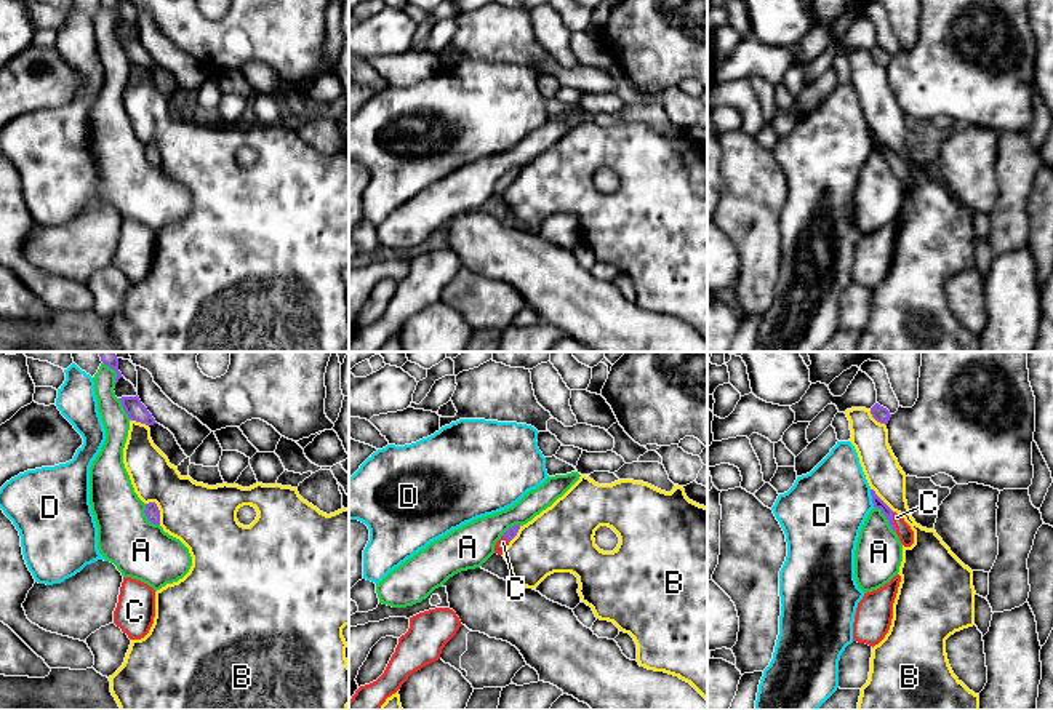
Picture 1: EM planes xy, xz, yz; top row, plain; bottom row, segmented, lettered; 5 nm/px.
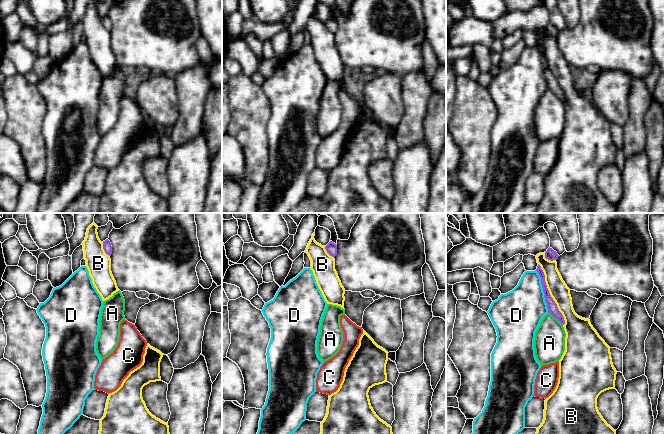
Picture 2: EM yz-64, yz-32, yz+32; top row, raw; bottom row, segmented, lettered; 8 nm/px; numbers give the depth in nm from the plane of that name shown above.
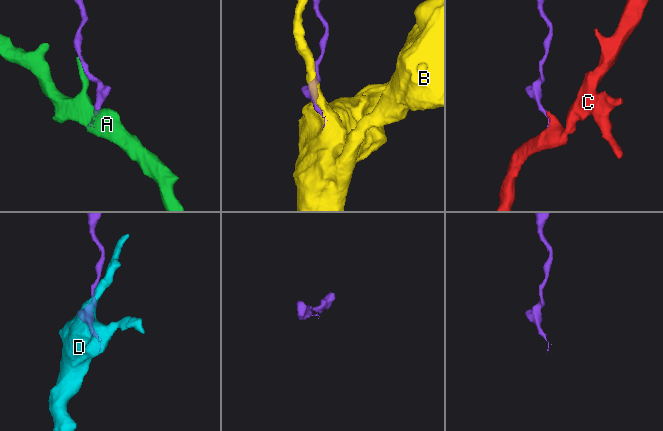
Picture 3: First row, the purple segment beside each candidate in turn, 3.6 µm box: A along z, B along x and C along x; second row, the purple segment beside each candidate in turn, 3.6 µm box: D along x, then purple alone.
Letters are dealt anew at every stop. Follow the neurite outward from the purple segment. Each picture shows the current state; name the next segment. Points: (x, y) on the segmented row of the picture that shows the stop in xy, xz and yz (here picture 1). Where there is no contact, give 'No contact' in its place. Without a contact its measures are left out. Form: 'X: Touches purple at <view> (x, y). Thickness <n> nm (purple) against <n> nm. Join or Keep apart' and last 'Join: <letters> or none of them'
A: Touches purple at yz (887, 518). Thickness 50 nm (purple) against 240 nm. Keep apart
B: Touches purple at xy (157, 509). Thickness 70 nm (purple) against 320 nm. Keep apart
C: Touches purple at yz (892, 522). Thickness 50 nm (purple) against 80 nm. Join
D: Touches purple at yz (872, 498). Thickness 50 nm (purple) against 400 nm. Keep apart
Join: C

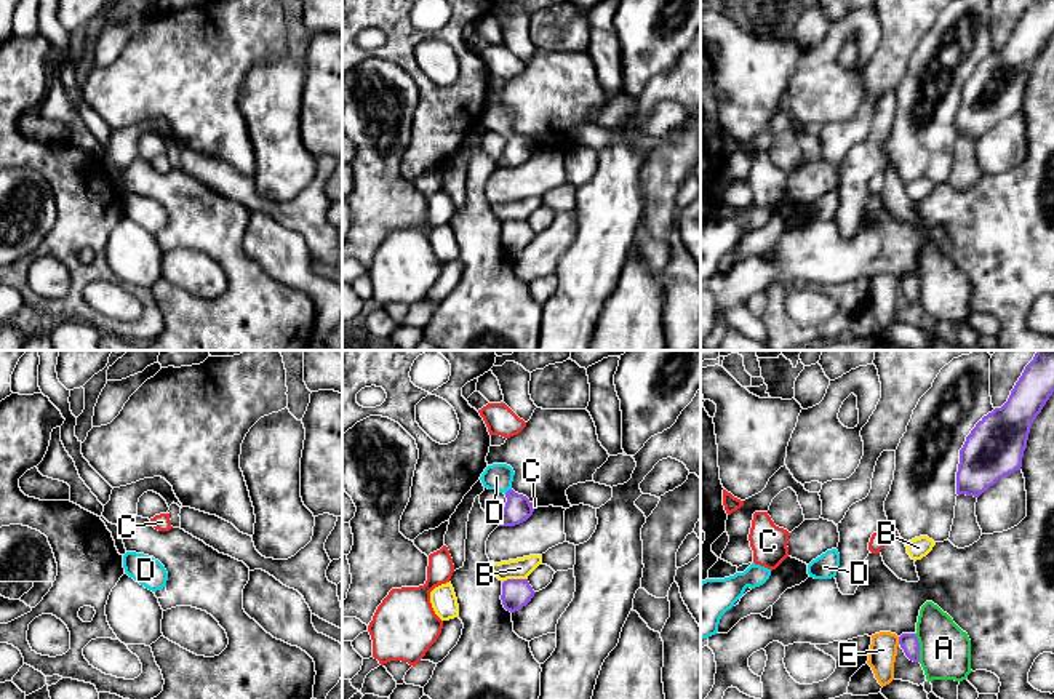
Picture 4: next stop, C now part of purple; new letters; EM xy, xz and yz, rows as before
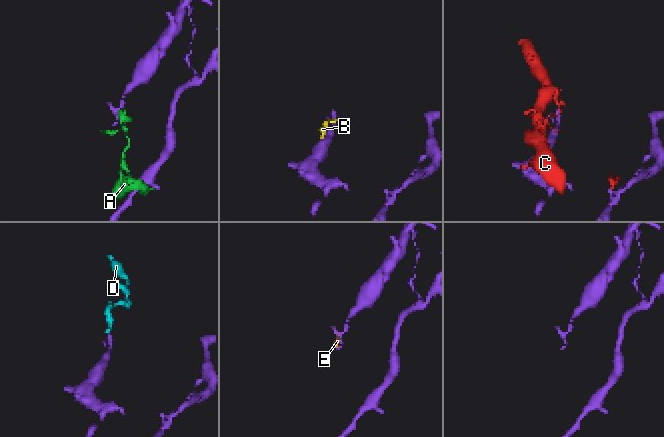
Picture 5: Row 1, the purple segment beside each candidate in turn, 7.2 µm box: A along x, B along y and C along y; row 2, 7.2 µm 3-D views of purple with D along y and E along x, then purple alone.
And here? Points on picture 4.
A: Touches purple at yz (918, 648). Thickness 90 nm (purple) against 260 nm. Keep apart
B: Touches purple at xz (514, 579). Thickness 140 nm (purple) against 110 nm. Keep apart
C: Touches purple at xz (531, 506). Thickness 140 nm (purple) against 20 nm. Keep apart
D: Touches purple at xz (509, 490). Thickness 140 nm (purple) against 140 nm. Join
E: Touches purple at yz (899, 640). Thickness 90 nm (purple) against 140 nm. Keep apart
Join: D

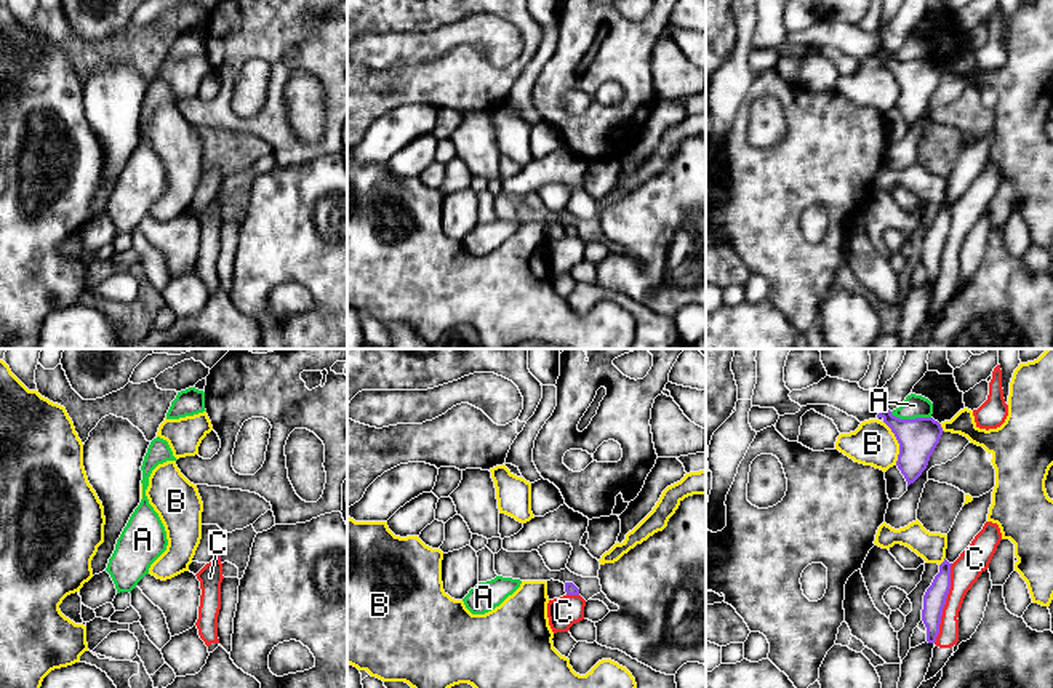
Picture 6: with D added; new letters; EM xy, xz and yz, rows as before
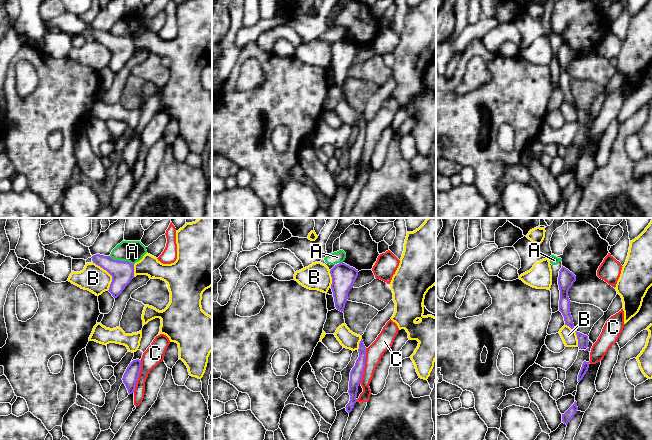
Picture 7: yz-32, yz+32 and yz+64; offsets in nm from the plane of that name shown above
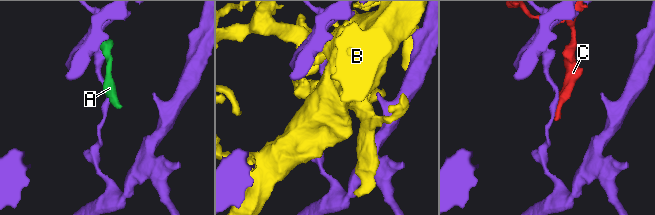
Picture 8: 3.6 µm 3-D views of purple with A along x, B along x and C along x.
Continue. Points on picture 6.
A: Touches purple at yz (911, 420). Thickness 200 nm (purple) against 110 nm. Keep apart
B: Touches purple at yz (898, 442). Thickness 200 nm (purple) against 220 nm. Keep apart
C: Touches purple at yz (944, 604). Thickness 110 nm (purple) against 150 nm. Keep apart
Join: none of them

